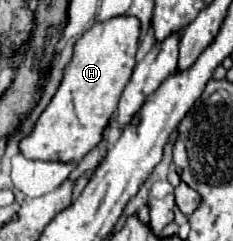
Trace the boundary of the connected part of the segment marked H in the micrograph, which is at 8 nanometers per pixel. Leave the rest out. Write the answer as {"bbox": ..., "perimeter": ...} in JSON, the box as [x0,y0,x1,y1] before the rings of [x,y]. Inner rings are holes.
{"bbox":[20,16,140,164],"perimeter":[[[116,16],[106,22],[96,22],[88,32],[84,32],[80,40],[76,40],[72,60],[64,68],[62,82],[56,94],[52,96],[50,104],[36,120],[32,132],[20,140],[20,154],[24,154],[24,158],[78,164],[94,146],[98,146],[98,142],[102,140],[102,130],[114,116],[120,94],[132,76],[134,62],[136,62],[136,50],[138,50],[138,34],[140,34],[140,22],[136,18]]]}

